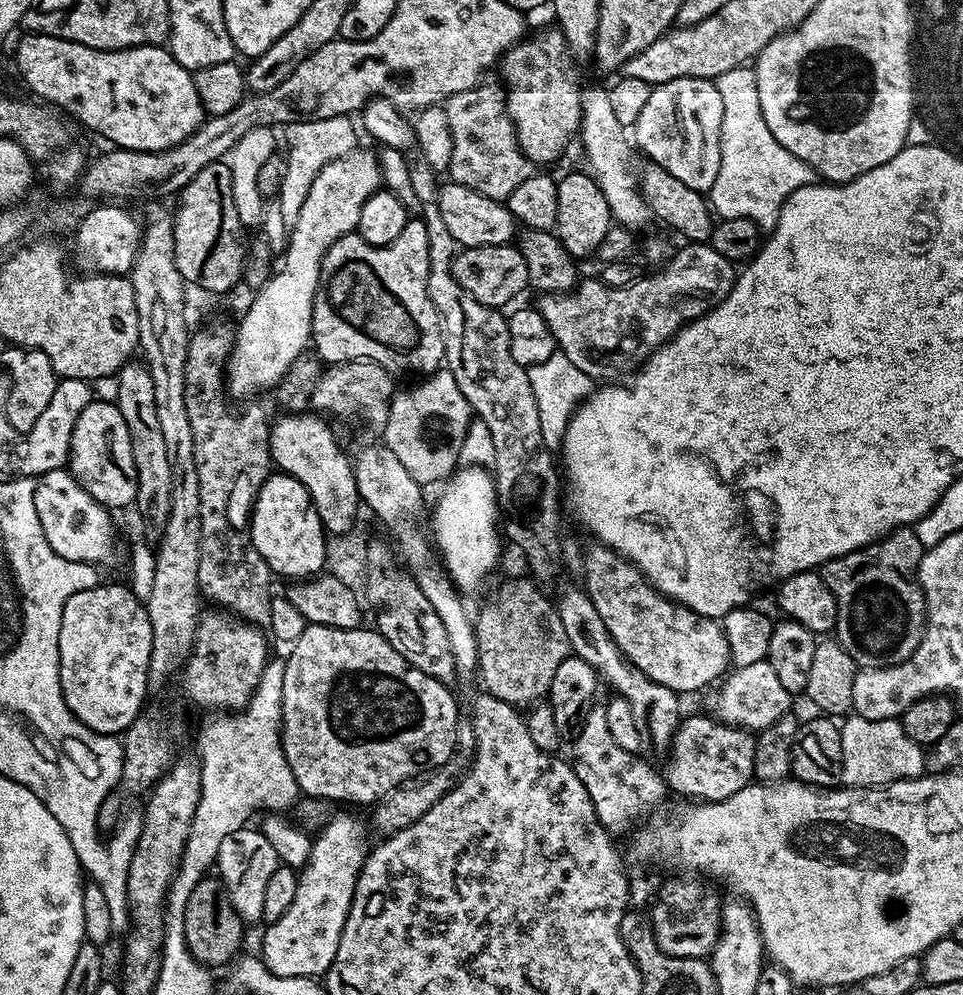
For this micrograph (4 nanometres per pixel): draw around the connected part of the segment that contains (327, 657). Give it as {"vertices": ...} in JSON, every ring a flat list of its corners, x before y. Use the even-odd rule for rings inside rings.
{"vertices":[[308,624,291,645,292,653,287,653,286,674,282,678,282,743,290,770,305,797,325,802,349,800,352,804,372,806,385,792,421,770,438,768,453,759,458,727,453,689,430,674,422,674,379,631,369,628],[392,728,400,728,400,732,392,736]]}

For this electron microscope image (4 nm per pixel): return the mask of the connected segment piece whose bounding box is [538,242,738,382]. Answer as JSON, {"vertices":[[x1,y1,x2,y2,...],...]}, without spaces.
{"vertices":[[688,242,683,246,677,252,675,249,660,269,665,268,649,280,638,278,632,284,611,288,598,278,584,278,575,290,541,295,538,311,546,318,559,351,593,381,616,382,627,372,635,373,687,321,717,308,734,286,737,265,722,258,711,243]]}

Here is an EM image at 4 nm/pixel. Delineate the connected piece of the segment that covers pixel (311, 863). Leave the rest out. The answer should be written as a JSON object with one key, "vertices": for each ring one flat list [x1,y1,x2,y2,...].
{"vertices":[[333,815,315,833,309,860,299,873,294,903,278,922,263,929,264,945,258,952,273,974,282,978,320,978,330,970,334,954,338,954,338,942,346,926,356,880,369,851,370,844,364,841,364,828,352,816]]}

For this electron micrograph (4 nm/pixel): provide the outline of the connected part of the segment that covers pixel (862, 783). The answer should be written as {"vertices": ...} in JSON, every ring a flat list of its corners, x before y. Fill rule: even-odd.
{"vertices":[[852,714,840,724,842,734,842,774,840,784,850,788,881,788,899,780,916,780,926,772,926,752,900,724,899,719,875,720]]}

